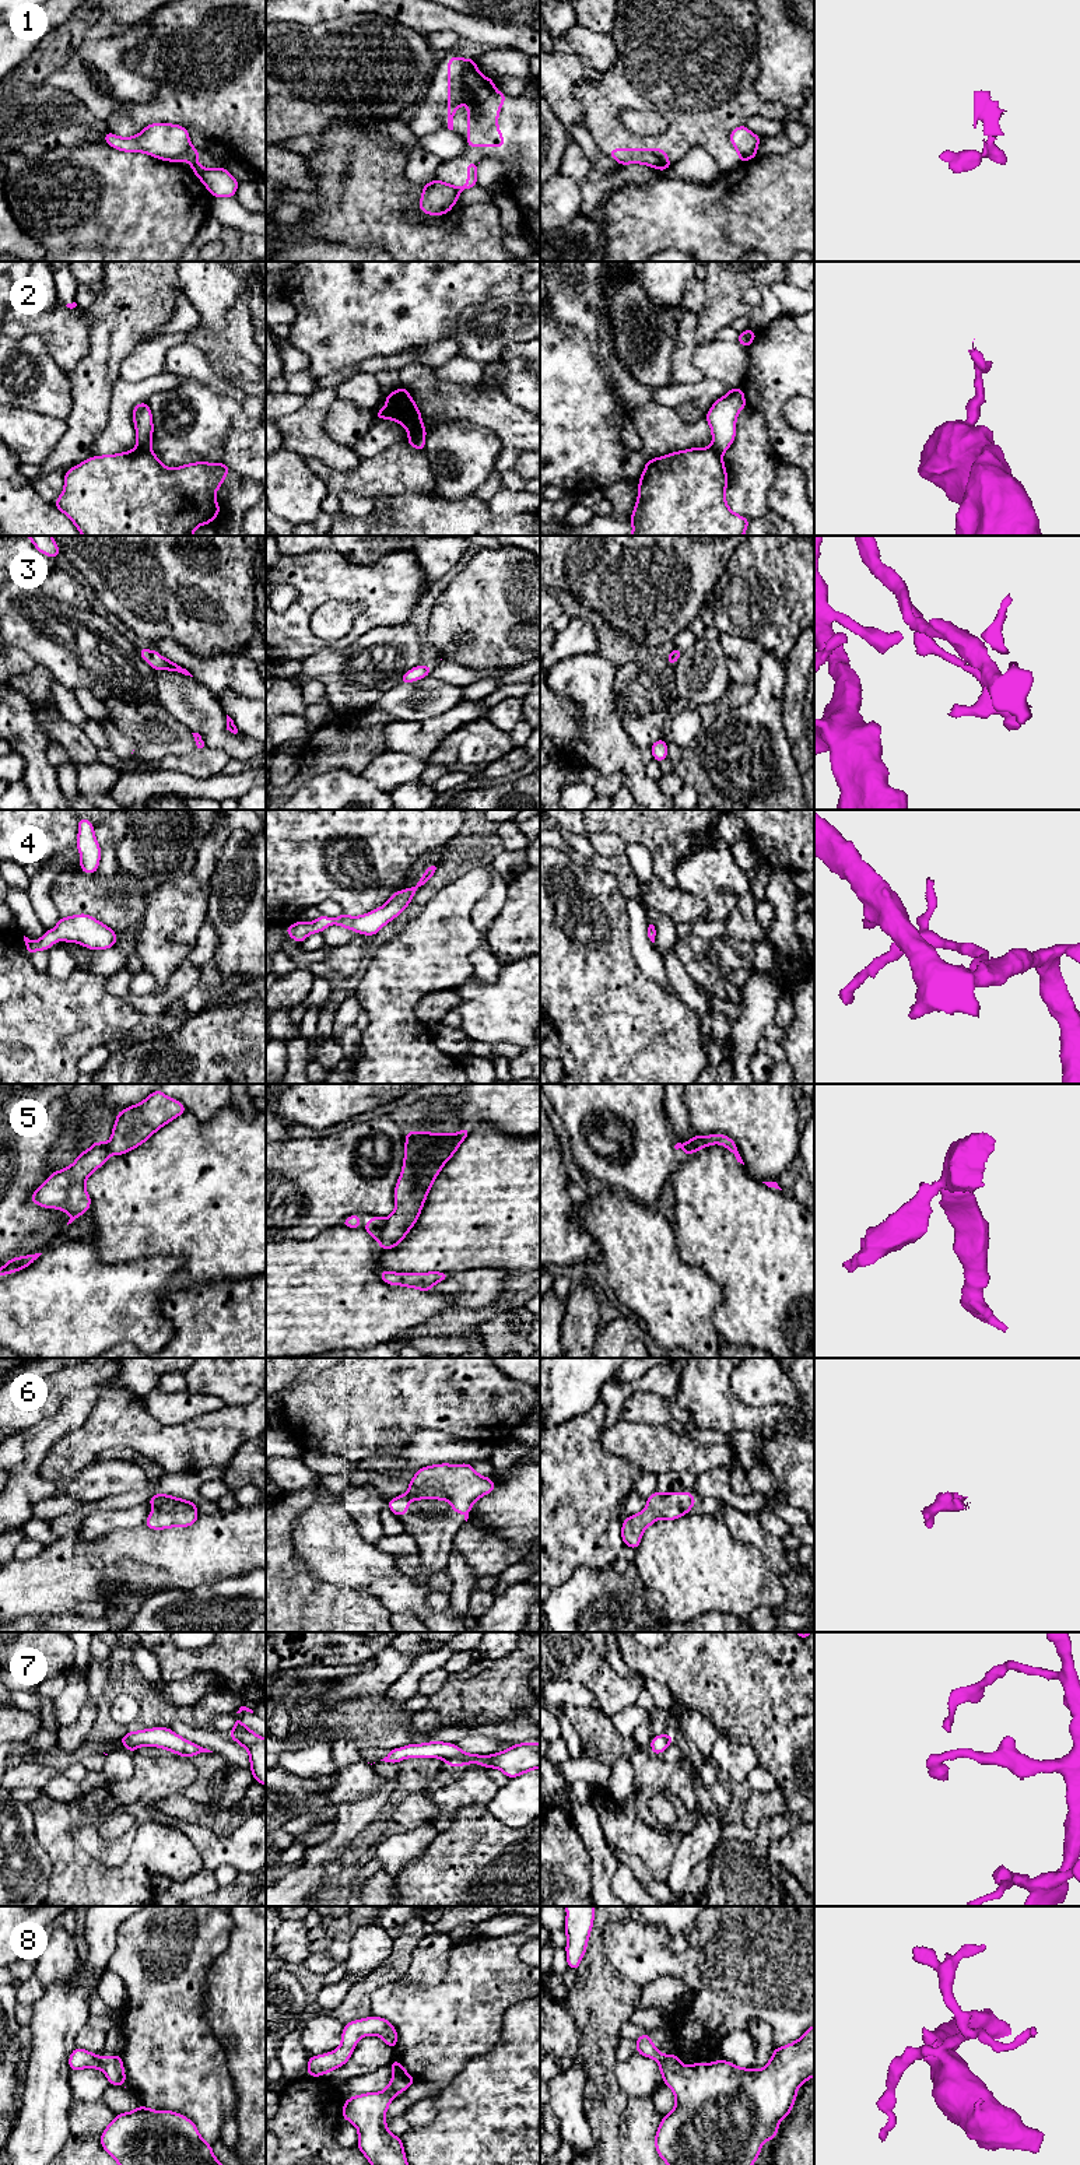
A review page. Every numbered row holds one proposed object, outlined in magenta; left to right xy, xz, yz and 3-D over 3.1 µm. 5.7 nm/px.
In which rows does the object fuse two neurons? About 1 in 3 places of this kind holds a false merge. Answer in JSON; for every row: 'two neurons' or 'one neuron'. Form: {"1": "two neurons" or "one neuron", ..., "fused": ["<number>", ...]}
{"1": "two neurons", "2": "two neurons", "3": "one neuron", "4": "one neuron", "5": "two neurons", "6": "one neuron", "7": "one neuron", "8": "one neuron", "fused": ["1", "2", "5"]}

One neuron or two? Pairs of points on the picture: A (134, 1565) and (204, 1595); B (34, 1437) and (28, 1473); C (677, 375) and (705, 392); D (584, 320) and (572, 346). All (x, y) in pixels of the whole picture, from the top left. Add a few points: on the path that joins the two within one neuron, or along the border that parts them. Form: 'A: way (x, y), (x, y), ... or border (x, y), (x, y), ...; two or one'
A: border (223, 1581), (189, 1589), (158, 1590); two
B: way (32, 1445), (28, 1449), (28, 1465); one
C: border (704, 378), (695, 382), (672, 385); two
D: border (554, 316), (585, 337), (596, 360); two

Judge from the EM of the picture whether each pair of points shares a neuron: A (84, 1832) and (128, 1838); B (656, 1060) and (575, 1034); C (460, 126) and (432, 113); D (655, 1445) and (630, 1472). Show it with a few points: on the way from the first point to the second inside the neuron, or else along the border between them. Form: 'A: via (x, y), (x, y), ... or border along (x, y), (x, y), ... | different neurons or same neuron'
A: via (95, 1844), (101, 1849), (116, 1849) | same neuron
B: via (637, 1058), (628, 1049), (595, 1042) | same neuron
C: via (453, 119), (448, 113), (439, 113) | same neuron
D: border along (605, 1452), (631, 1460), (642, 1472) | different neurons

